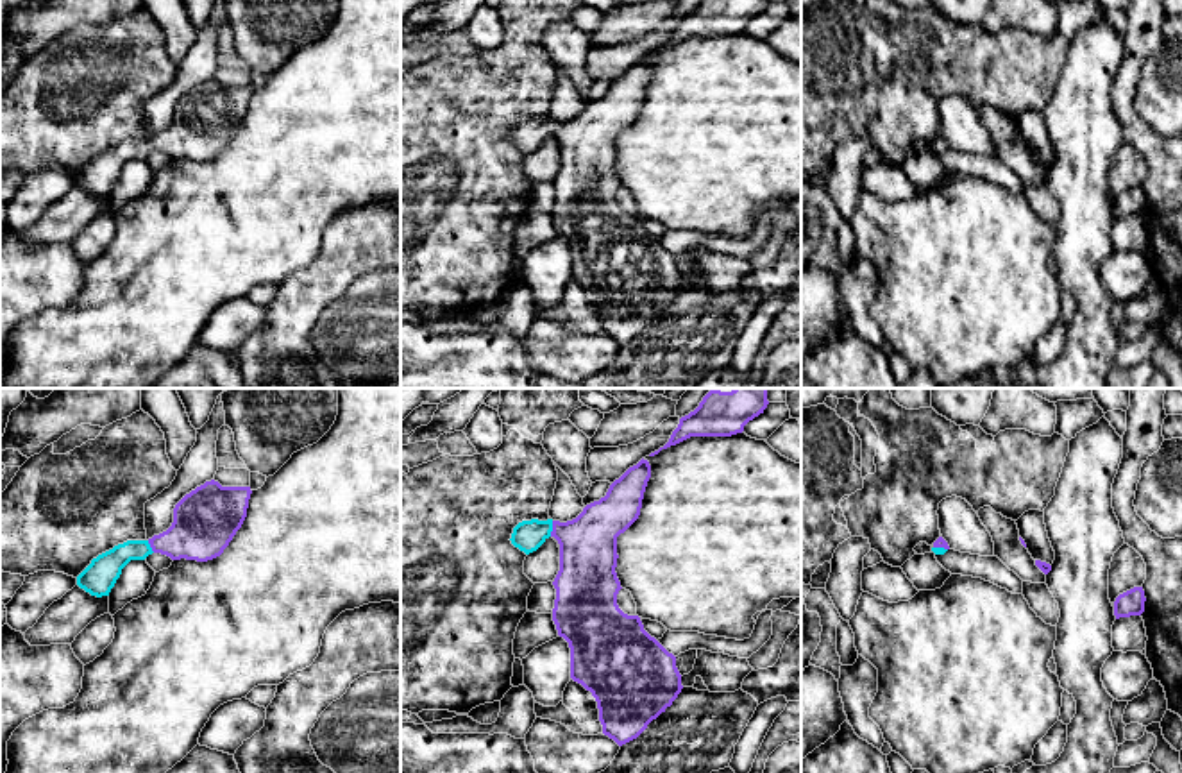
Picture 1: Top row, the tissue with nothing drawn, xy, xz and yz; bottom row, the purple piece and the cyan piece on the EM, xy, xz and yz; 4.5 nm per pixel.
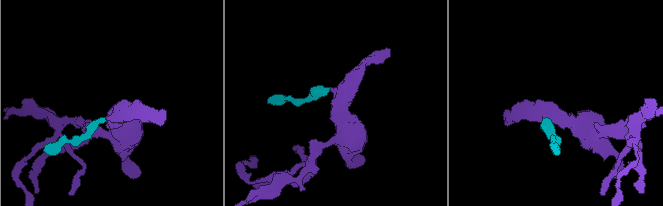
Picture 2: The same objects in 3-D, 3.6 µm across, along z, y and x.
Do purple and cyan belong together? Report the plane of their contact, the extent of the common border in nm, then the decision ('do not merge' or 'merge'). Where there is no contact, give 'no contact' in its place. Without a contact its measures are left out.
meets purple in xz; contact 70 nm long; merge

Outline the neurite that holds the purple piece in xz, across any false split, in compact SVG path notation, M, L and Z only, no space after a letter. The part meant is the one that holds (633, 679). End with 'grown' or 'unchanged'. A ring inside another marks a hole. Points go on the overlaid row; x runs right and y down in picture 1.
M642 458L576 519L522 521L510 539L526 555L549 537L558 540L553 621L570 648L570 678L592 692L603 734L619 746L637 739L683 689L676 657L617 605L617 537L638 519L649 478Z | grown

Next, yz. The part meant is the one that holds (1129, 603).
M1134 587L1123 594L1119 594L1114 601L1114 616L1119 617L1130 617L1130 616L1141 616L1144 612L1144 590L1143 587Z | unchanged

